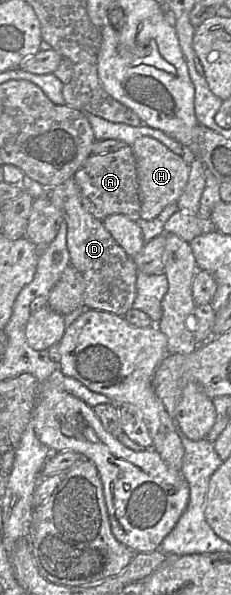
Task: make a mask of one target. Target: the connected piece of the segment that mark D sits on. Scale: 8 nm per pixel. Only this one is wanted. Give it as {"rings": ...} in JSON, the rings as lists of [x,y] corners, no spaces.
{"rings":[[[74,176],[54,188],[46,189],[48,189],[51,202],[62,213],[67,224],[70,265],[81,273],[85,282],[84,306],[123,316],[132,308],[136,297],[138,269],[133,258],[128,256],[115,241],[102,221],[85,209]]]}

